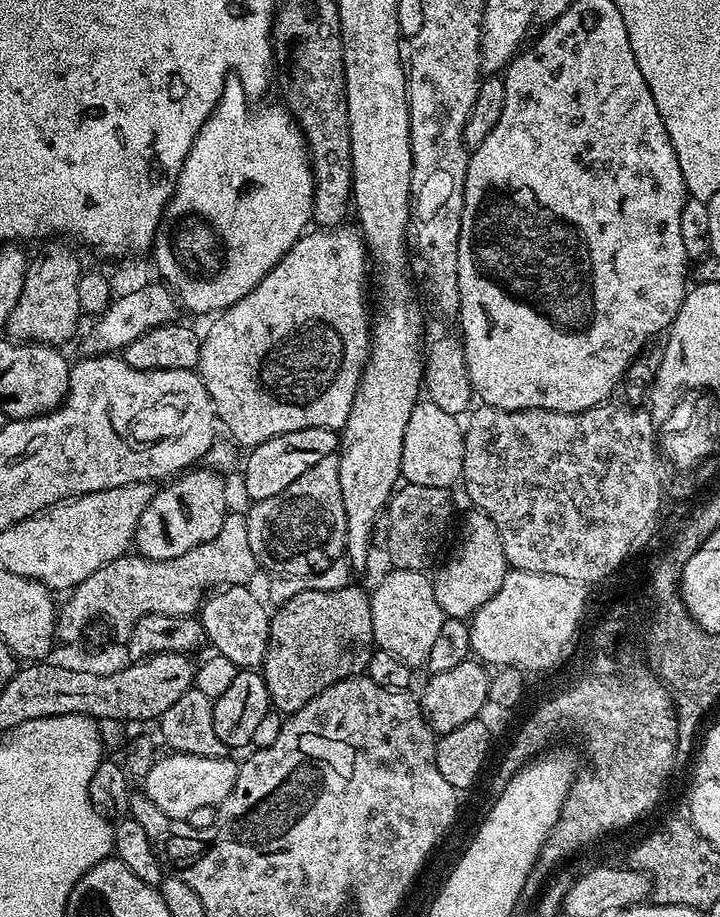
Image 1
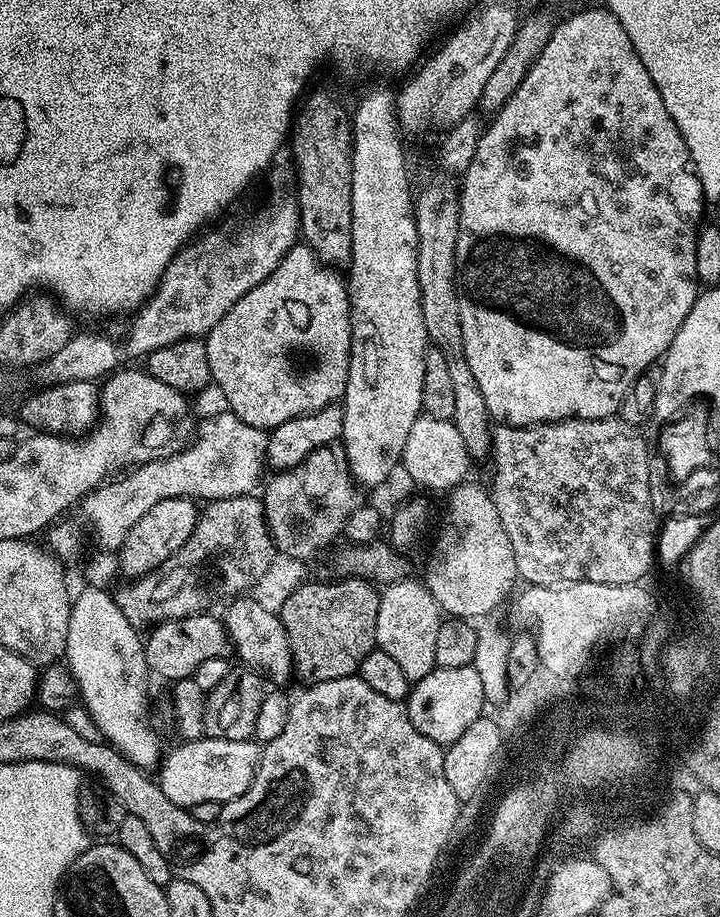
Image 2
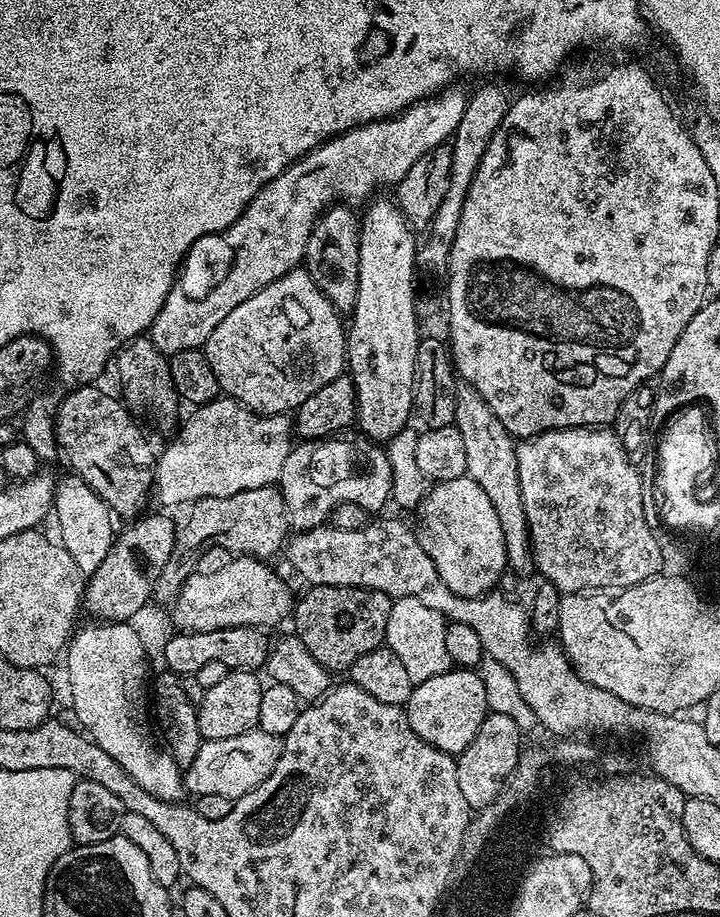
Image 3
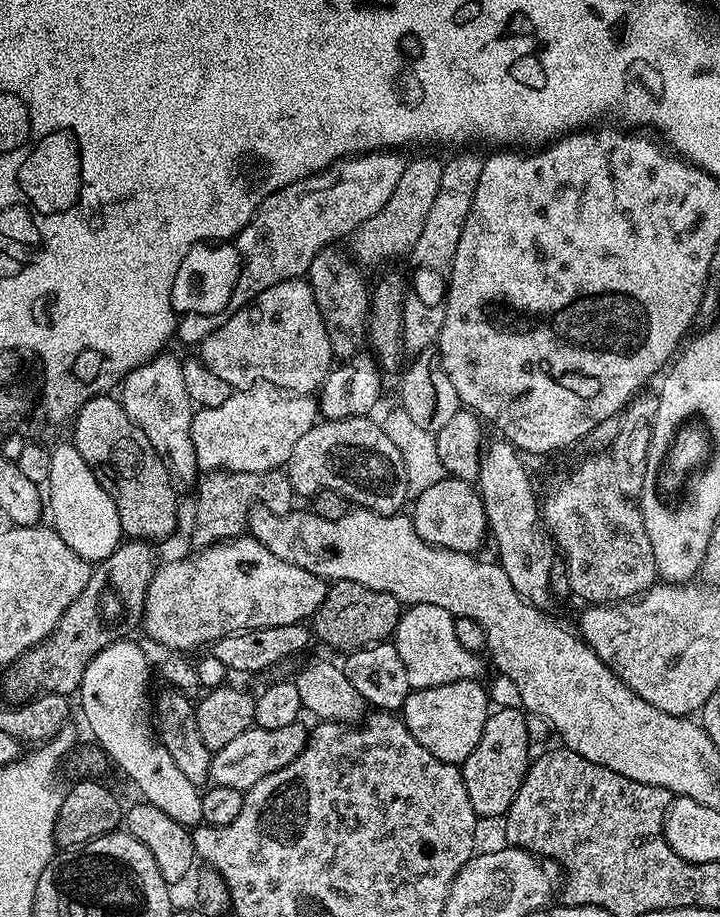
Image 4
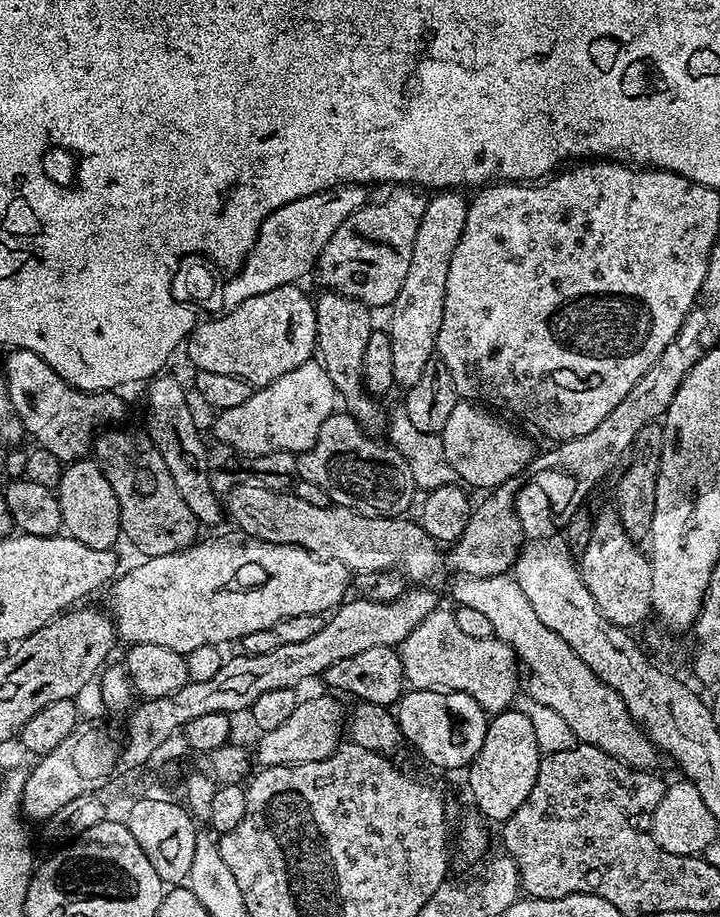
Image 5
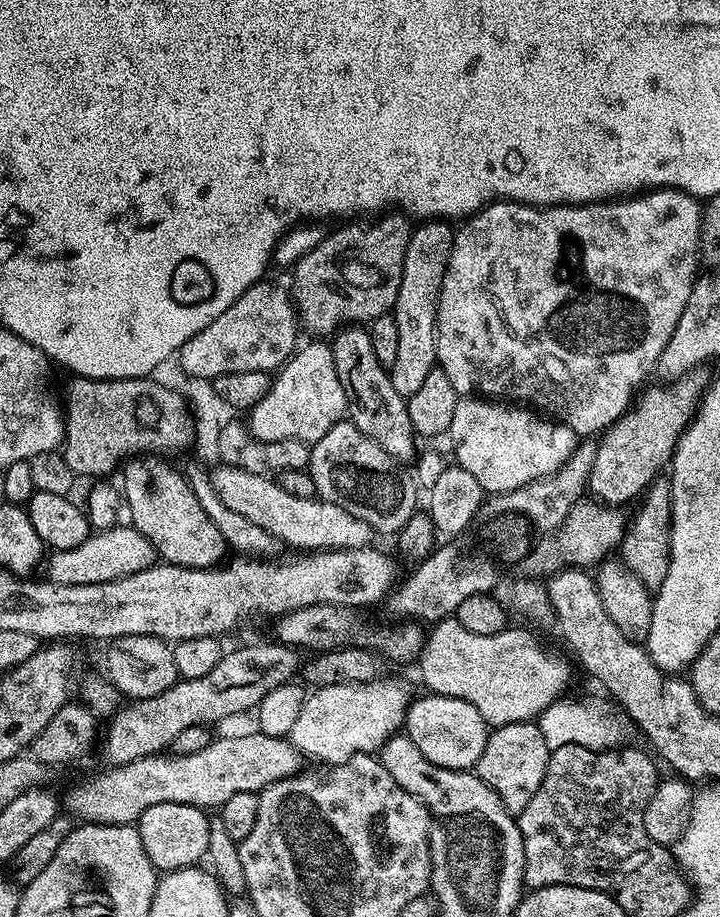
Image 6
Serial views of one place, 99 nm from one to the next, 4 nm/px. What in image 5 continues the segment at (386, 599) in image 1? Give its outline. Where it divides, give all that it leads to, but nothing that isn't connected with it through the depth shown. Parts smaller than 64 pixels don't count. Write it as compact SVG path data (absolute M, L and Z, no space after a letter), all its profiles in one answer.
M437 607L399 644L398 651L404 667L404 679L415 690L430 690L431 692L461 692L470 694L478 706L482 706L485 714L506 712L513 707L512 699L516 696L516 668L518 661L516 651L510 645L495 638L470 638L462 634L458 622L454 622L454 611Z

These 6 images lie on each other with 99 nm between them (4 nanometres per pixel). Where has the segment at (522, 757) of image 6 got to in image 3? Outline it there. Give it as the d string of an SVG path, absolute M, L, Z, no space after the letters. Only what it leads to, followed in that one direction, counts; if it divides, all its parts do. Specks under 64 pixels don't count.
M489 711L488 717L478 726L478 734L466 750L455 757L458 772L458 787L462 790L462 798L466 798L469 808L480 809L492 803L500 788L512 775L522 753L521 730L515 725L514 718Z

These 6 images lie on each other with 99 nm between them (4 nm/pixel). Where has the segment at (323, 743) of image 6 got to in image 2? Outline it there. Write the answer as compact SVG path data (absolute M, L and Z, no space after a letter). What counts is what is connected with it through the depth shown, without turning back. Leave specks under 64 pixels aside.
M184 740L159 765L158 783L162 794L179 808L191 810L198 802L218 802L222 806L241 796L250 786L260 765L261 745L251 740Z

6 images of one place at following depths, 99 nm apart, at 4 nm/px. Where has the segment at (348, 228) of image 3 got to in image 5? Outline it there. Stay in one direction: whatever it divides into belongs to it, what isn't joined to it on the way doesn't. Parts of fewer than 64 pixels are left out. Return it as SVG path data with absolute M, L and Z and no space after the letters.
M327 290L321 291L321 296L315 297L316 306L316 352L318 353L319 363L330 374L330 382L334 382L337 397L342 401L343 411L353 416L360 423L361 428L369 434L380 434L386 428L386 408L380 404L381 401L368 391L364 383L364 371L362 370L362 360L366 354L366 342L370 342L370 334L374 330L372 324L373 313L367 304L358 302L349 296L343 296L337 292Z

